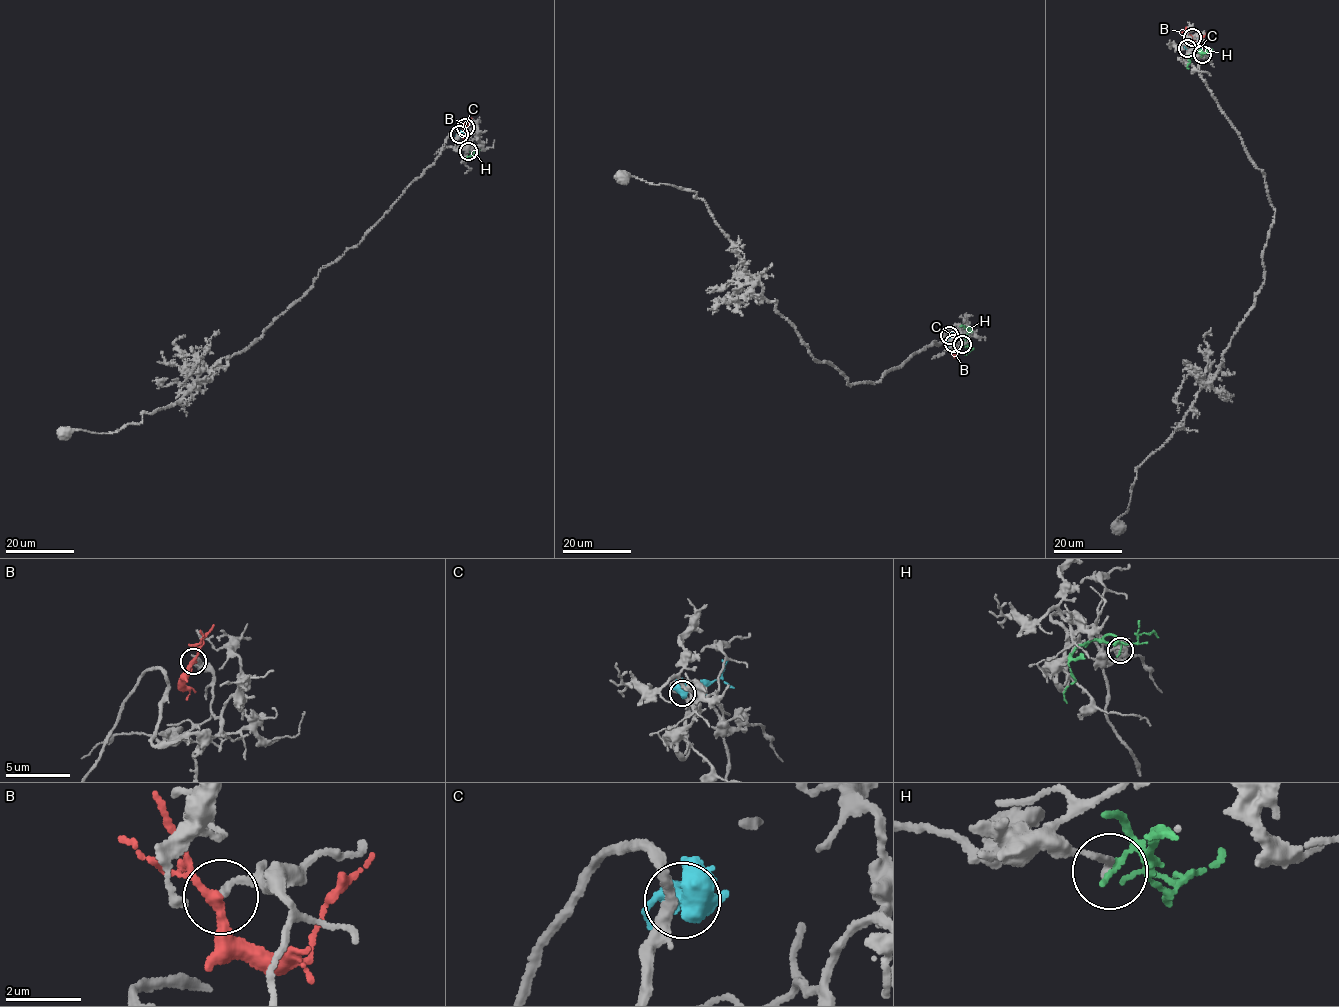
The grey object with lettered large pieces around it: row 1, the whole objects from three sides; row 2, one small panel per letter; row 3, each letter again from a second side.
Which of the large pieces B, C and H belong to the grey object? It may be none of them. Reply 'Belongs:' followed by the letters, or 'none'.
Belongs: none

